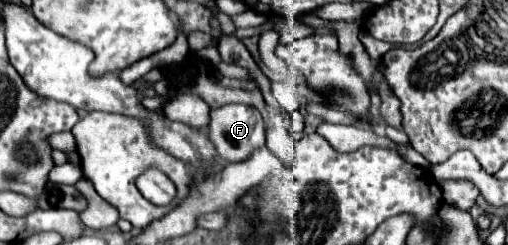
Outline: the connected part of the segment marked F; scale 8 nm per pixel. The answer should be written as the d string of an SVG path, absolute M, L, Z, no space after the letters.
M225 104L221 108L211 110L211 122L209 122L209 138L215 142L217 152L227 162L241 162L249 158L249 154L265 144L265 122L257 108L247 104Z

